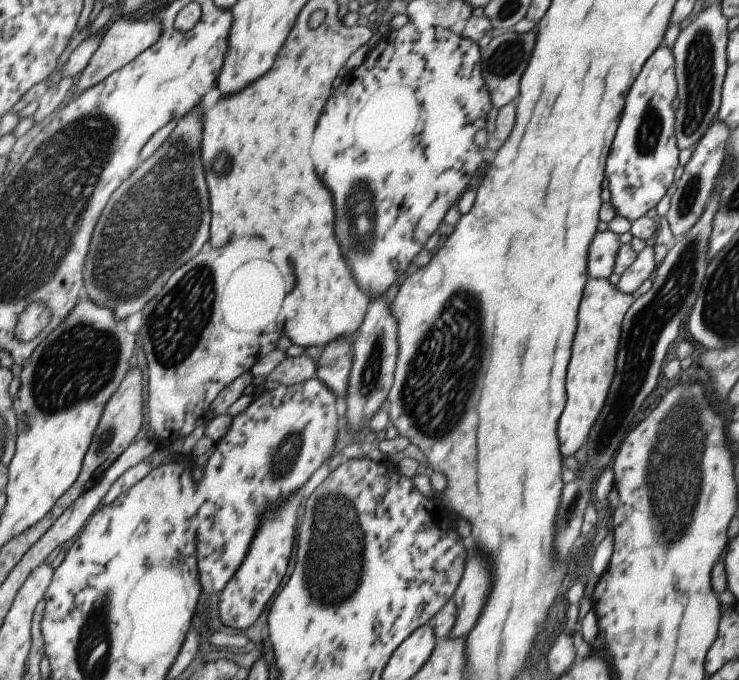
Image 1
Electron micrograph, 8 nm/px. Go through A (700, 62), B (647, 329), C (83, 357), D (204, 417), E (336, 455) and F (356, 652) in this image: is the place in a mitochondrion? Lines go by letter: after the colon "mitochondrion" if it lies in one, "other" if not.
A: mitochondrion
B: mitochondrion
C: mitochondrion
D: other
E: other
F: other

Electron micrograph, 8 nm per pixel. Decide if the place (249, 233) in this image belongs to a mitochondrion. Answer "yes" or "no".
no

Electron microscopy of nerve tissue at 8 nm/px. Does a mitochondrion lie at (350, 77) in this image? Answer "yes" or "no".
no

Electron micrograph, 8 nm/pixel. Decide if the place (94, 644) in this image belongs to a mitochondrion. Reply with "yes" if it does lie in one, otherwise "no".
yes

